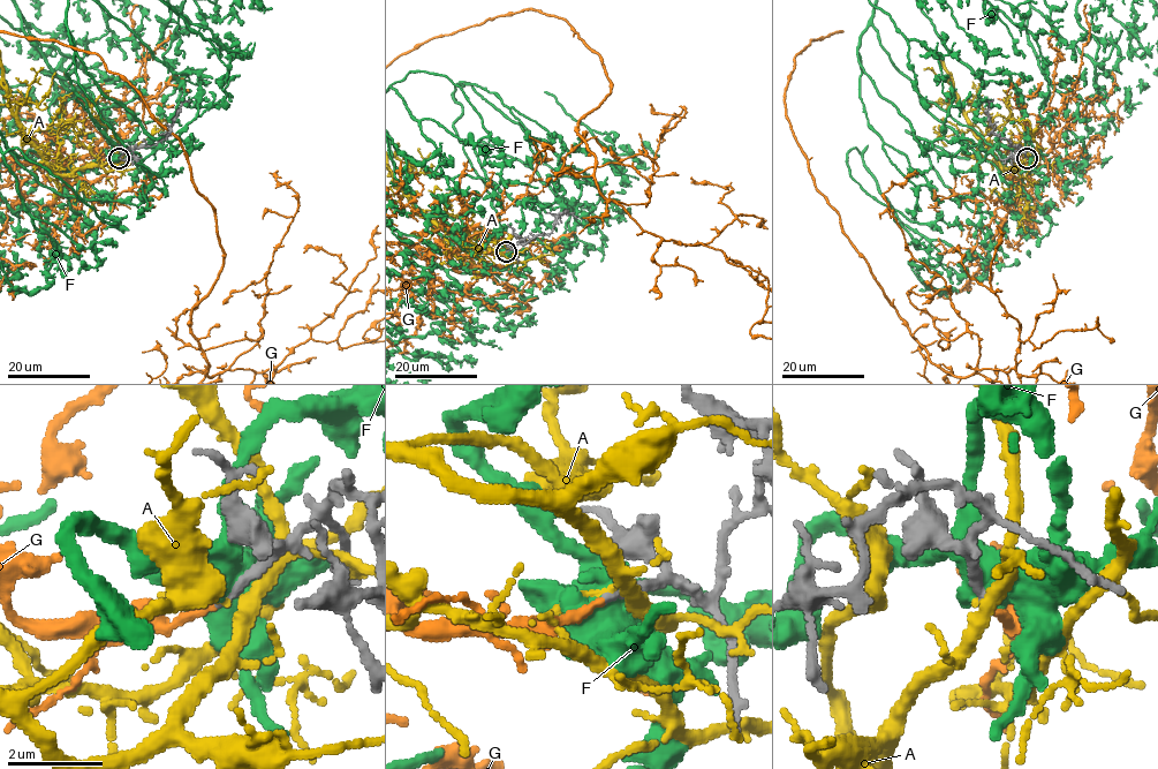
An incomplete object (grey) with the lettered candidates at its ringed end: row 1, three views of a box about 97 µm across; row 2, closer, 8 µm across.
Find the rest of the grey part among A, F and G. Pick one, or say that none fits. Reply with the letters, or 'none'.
G

